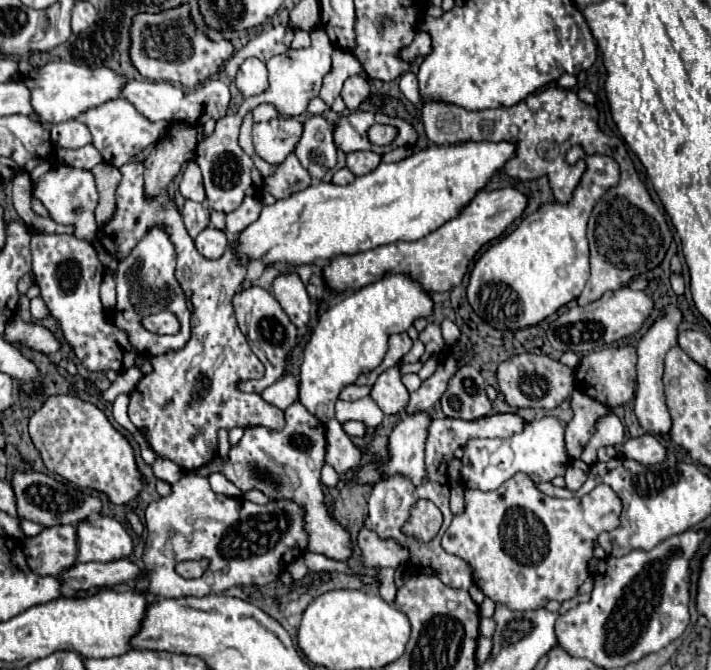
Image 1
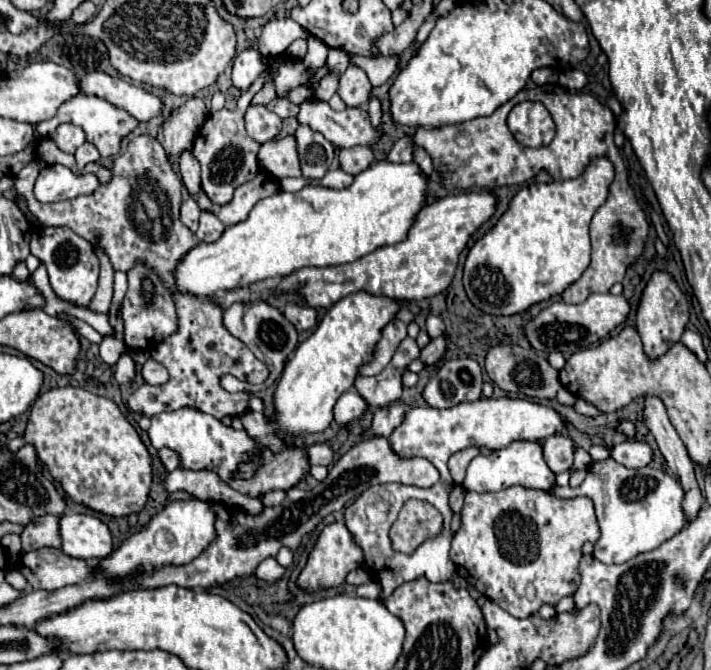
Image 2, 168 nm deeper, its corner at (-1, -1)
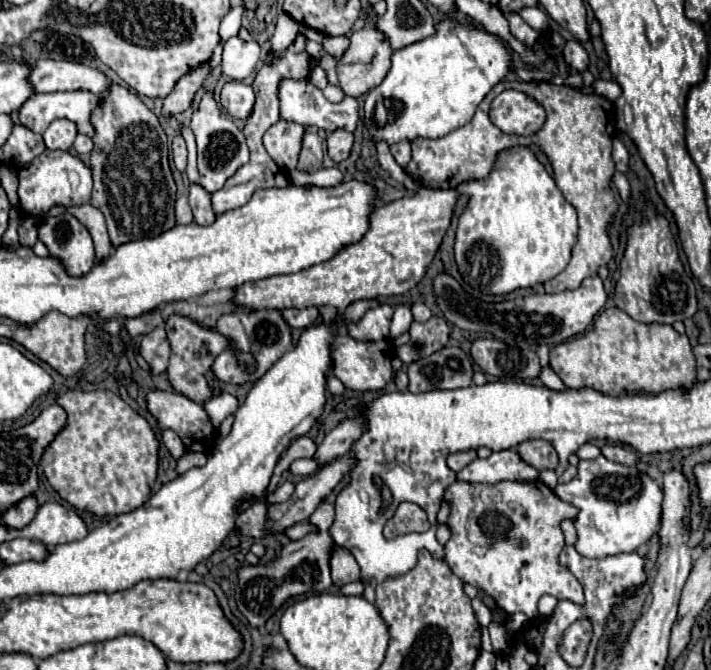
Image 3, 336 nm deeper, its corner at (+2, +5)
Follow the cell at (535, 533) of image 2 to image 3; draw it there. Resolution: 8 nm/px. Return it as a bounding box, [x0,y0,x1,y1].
[443,481,585,621]

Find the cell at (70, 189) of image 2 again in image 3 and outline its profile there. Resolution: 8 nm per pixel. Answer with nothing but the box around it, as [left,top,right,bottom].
[19,149,91,215]

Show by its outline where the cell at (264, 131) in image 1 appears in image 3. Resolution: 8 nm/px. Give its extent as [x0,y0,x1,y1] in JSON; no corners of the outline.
[221,81,253,119]

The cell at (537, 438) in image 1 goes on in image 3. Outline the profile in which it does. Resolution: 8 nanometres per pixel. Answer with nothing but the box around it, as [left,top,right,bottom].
[457,449,539,485]

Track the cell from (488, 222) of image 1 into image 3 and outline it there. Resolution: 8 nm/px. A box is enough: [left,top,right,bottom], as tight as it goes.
[231,187,457,311]

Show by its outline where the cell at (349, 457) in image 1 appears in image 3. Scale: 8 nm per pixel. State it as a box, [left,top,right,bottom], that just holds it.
[277,437,315,471]

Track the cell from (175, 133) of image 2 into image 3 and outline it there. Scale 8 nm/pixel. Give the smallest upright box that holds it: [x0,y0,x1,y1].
[163,63,209,115]

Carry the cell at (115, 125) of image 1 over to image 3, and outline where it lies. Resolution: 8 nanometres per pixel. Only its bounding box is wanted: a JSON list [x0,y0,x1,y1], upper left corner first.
[17,91,101,137]

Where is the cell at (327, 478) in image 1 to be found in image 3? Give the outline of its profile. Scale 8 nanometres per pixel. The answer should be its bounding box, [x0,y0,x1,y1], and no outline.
[289,459,319,477]

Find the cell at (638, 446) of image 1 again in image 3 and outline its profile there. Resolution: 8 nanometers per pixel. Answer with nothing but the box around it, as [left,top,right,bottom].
[601,445,637,467]

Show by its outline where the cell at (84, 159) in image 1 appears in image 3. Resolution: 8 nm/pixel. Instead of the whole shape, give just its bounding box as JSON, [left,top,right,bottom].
[73,135,93,155]

